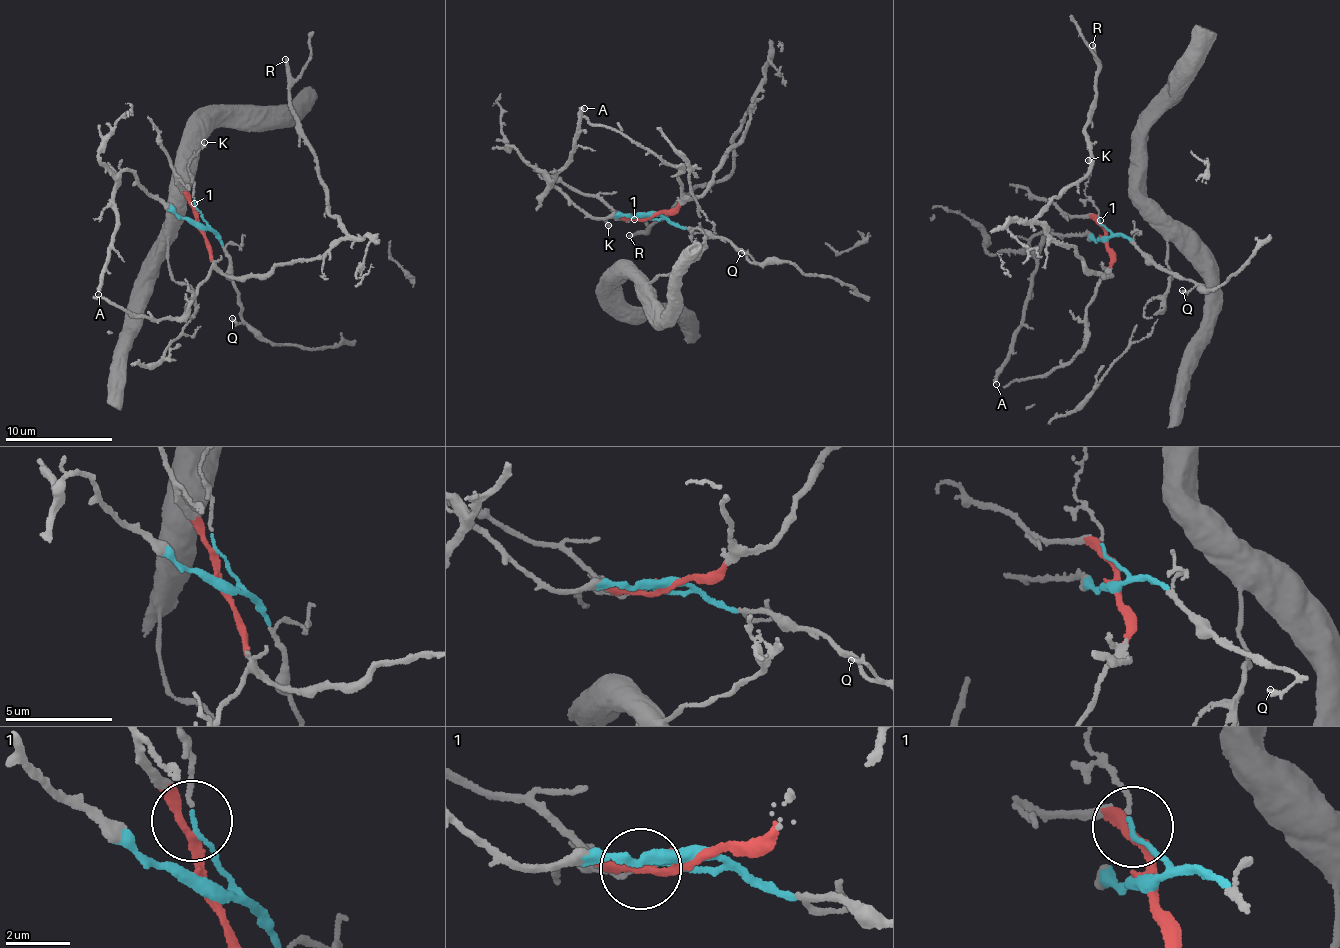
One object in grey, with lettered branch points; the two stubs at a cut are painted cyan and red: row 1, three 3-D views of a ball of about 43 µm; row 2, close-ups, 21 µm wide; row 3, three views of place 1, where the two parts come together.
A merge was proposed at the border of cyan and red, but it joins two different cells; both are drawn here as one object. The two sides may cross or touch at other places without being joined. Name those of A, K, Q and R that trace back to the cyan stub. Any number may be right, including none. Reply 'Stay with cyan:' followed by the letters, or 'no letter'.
Stay with cyan: A, K, Q

